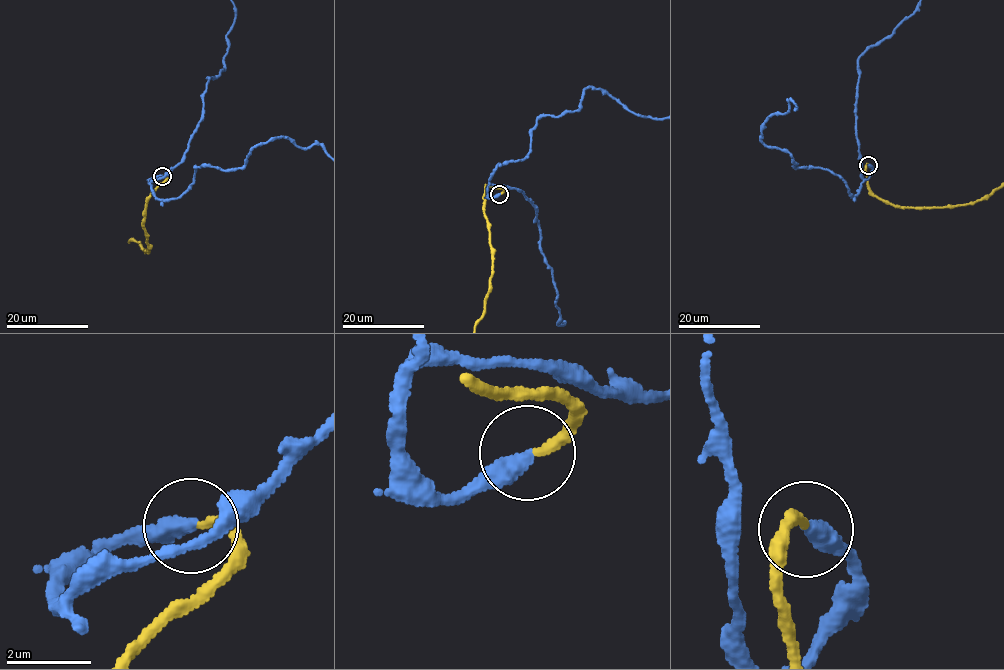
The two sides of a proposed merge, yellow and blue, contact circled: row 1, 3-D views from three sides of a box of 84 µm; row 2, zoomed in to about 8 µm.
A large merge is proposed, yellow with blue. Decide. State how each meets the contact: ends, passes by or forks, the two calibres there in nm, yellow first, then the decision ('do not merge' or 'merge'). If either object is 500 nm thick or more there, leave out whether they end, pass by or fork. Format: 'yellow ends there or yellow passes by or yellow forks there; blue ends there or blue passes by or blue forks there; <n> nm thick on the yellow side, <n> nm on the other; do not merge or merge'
yellow ends there; blue ends there; 240 nm thick on the yellow side, 400 nm on the other; merge

